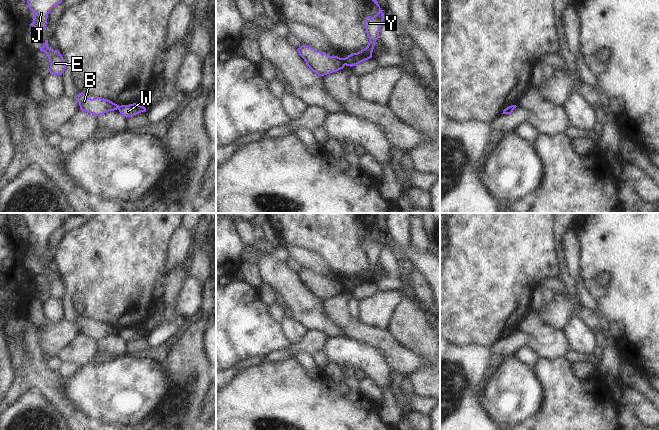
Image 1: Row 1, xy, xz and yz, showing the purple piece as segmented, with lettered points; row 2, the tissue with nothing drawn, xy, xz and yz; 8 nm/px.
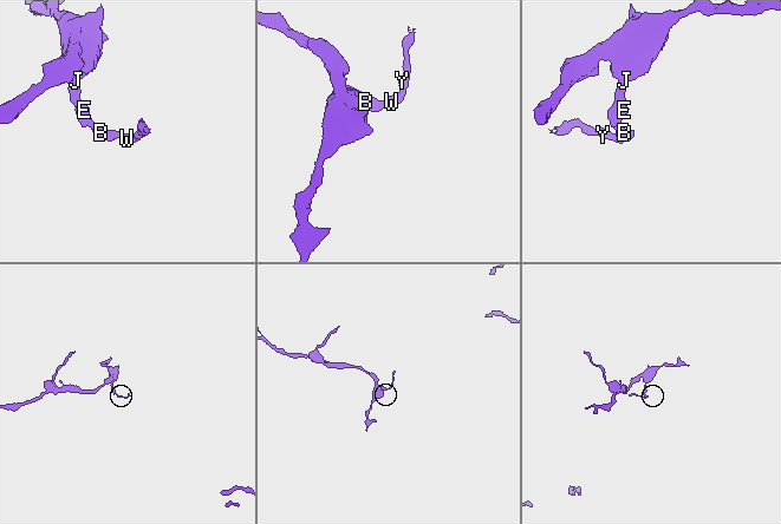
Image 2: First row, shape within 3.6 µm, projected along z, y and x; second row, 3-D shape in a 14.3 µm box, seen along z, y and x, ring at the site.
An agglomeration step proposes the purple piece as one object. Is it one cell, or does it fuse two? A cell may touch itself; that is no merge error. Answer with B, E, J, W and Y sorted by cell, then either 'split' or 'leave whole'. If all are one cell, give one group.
groups B E J / W Y; split

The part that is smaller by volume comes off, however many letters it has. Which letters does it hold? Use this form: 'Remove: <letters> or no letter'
Remove: W, Y

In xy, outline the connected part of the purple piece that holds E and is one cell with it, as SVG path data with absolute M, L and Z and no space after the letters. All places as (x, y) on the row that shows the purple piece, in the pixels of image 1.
M45 40L44 45L40 48L40 51L43 51L46 53L49 62L50 62L50 68L49 72L50 74L55 75L62 75L66 68L65 60L63 59L62 55L58 50L53 50L49 48L48 40Z

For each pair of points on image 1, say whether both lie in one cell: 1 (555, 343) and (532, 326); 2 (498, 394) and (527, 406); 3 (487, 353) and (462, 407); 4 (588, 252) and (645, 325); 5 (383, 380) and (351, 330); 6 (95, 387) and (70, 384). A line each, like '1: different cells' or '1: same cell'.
1: same cell
2: same cell
3: same cell
4: same cell
5: different cells
6: same cell

